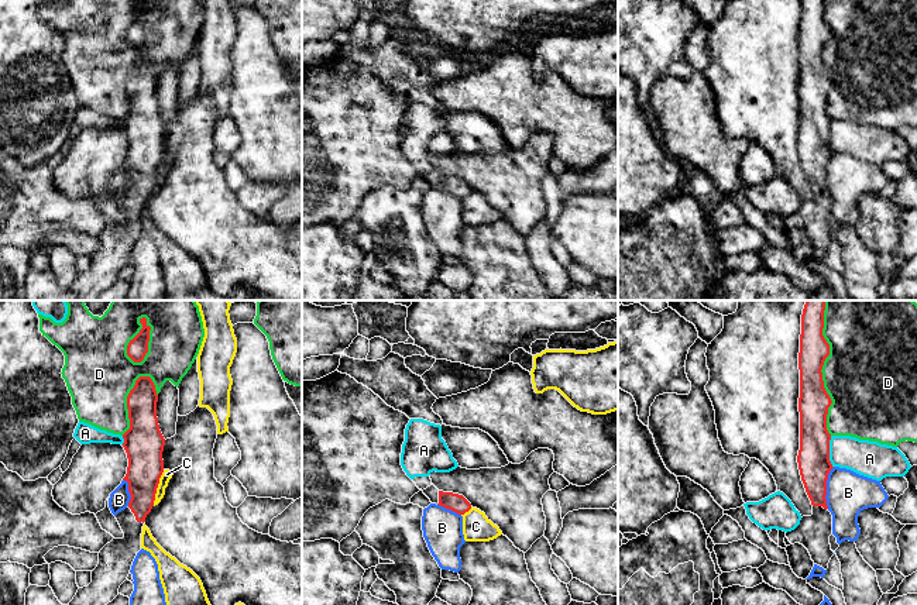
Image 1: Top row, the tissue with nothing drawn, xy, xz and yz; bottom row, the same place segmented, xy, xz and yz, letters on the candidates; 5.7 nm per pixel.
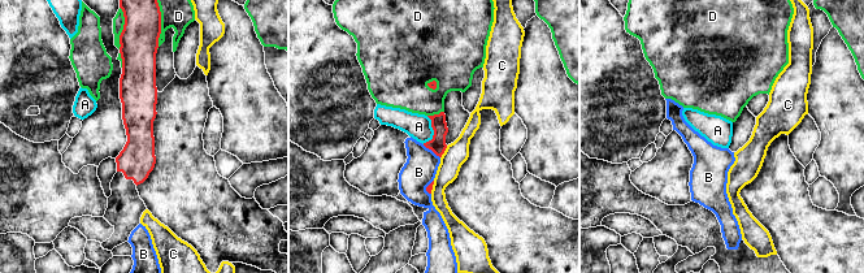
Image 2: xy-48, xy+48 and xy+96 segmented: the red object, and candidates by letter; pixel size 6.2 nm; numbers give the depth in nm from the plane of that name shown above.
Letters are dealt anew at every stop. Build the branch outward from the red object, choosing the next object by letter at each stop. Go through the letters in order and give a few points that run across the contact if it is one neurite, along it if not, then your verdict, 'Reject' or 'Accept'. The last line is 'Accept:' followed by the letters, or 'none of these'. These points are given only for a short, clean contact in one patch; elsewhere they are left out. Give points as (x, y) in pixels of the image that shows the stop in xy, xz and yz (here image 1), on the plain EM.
A: Line: yz (830, 120), (830, 147), (833, 151). Reject
B: Line: yz (834, 151), (827, 164), (827, 192). Reject
C: Line: xy (164, 154), (153, 189). Reject
D: Reject
Accept: none of these

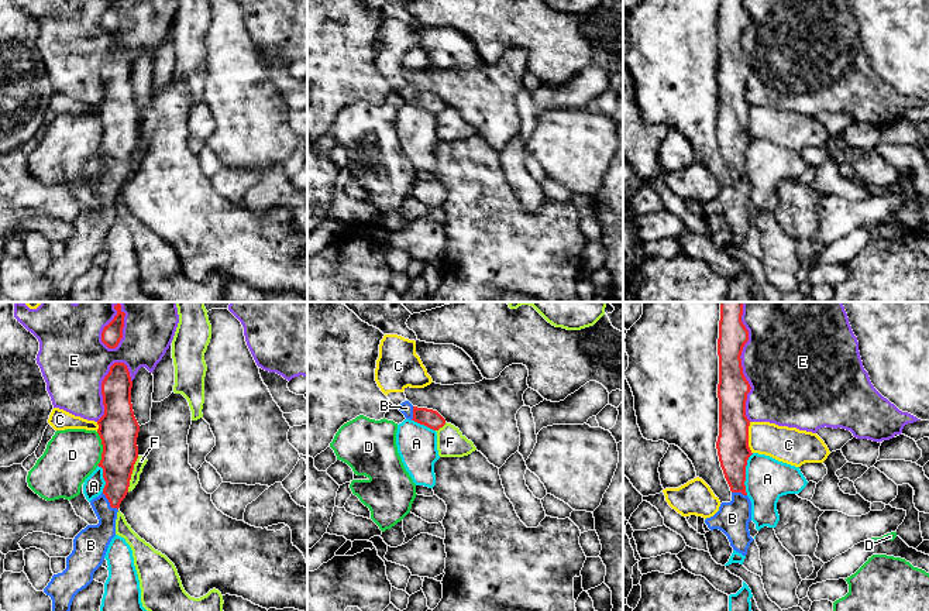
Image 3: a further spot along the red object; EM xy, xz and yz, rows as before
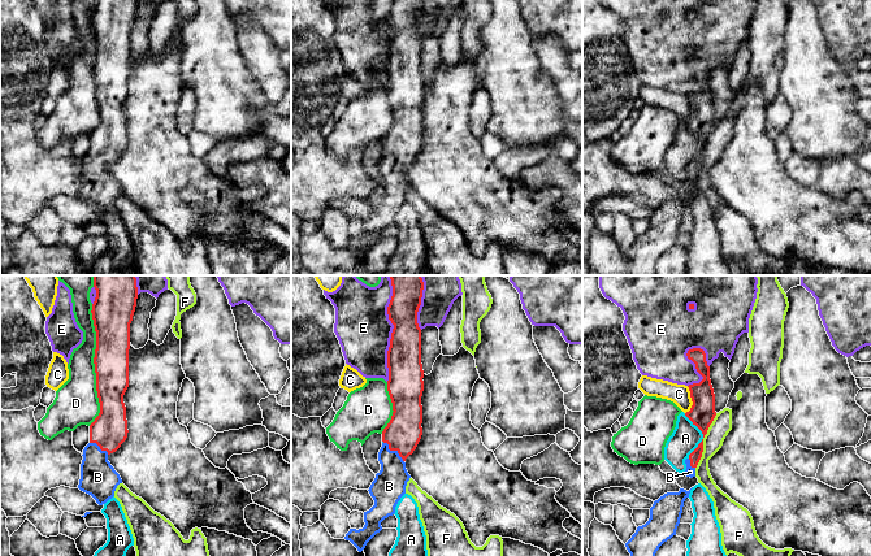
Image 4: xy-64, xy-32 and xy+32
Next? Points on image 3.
A: Line: yz (753, 137), (746, 150), (746, 178). Reject
B: Line: xy (117, 146), (117, 170), (109, 185), (106, 212), (93, 225). Accept
C: Line: yz (749, 106), (749, 133), (752, 137). Reject
D: Reject
E: Reject
F: Line: xy (138, 140), (127, 175). Reject
Accept: B

